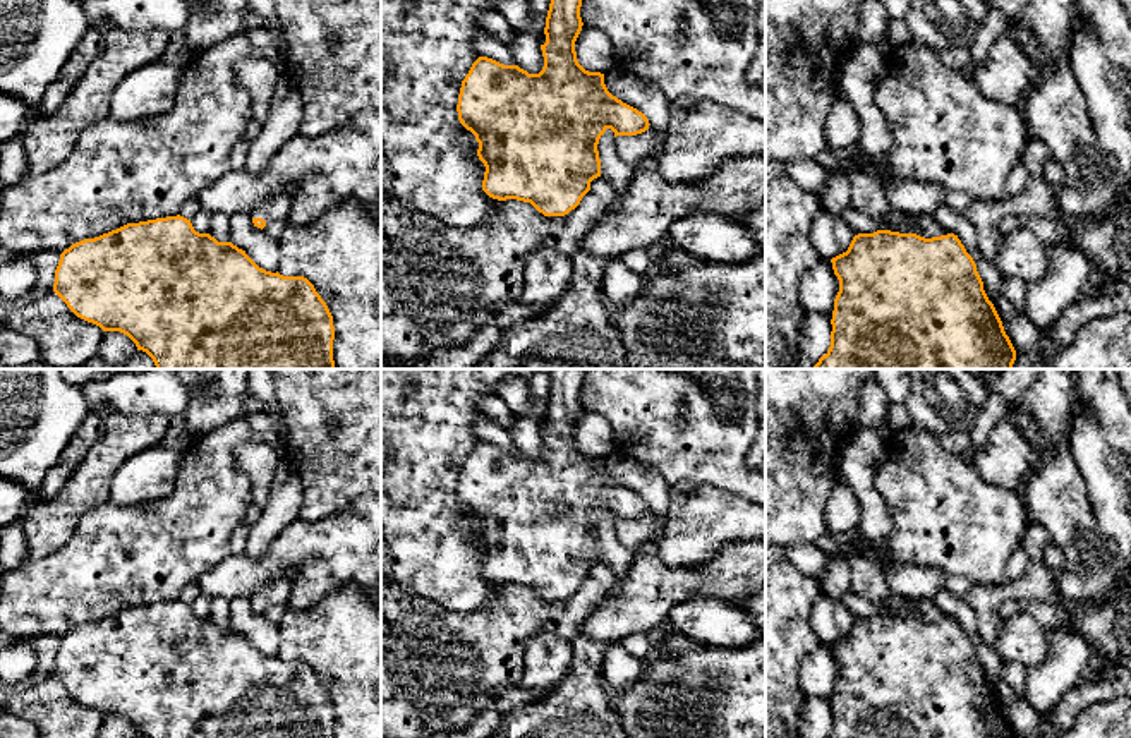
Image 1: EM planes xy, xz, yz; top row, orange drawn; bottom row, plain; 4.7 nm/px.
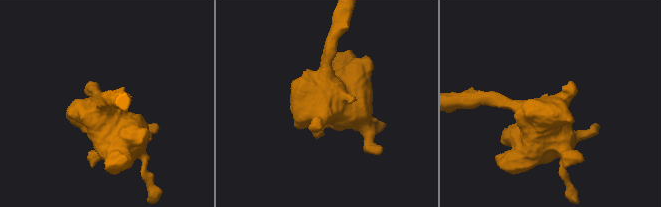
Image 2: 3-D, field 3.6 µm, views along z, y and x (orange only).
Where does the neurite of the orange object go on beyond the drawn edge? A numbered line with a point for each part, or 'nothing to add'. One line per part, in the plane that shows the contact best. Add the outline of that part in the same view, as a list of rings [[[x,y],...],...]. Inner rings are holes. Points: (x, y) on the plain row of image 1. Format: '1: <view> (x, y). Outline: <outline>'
1: xy (277, 591). Outline: [[[278,577],[251,596],[251,602],[263,602],[268,608],[288,604],[292,584],[288,577]]]

